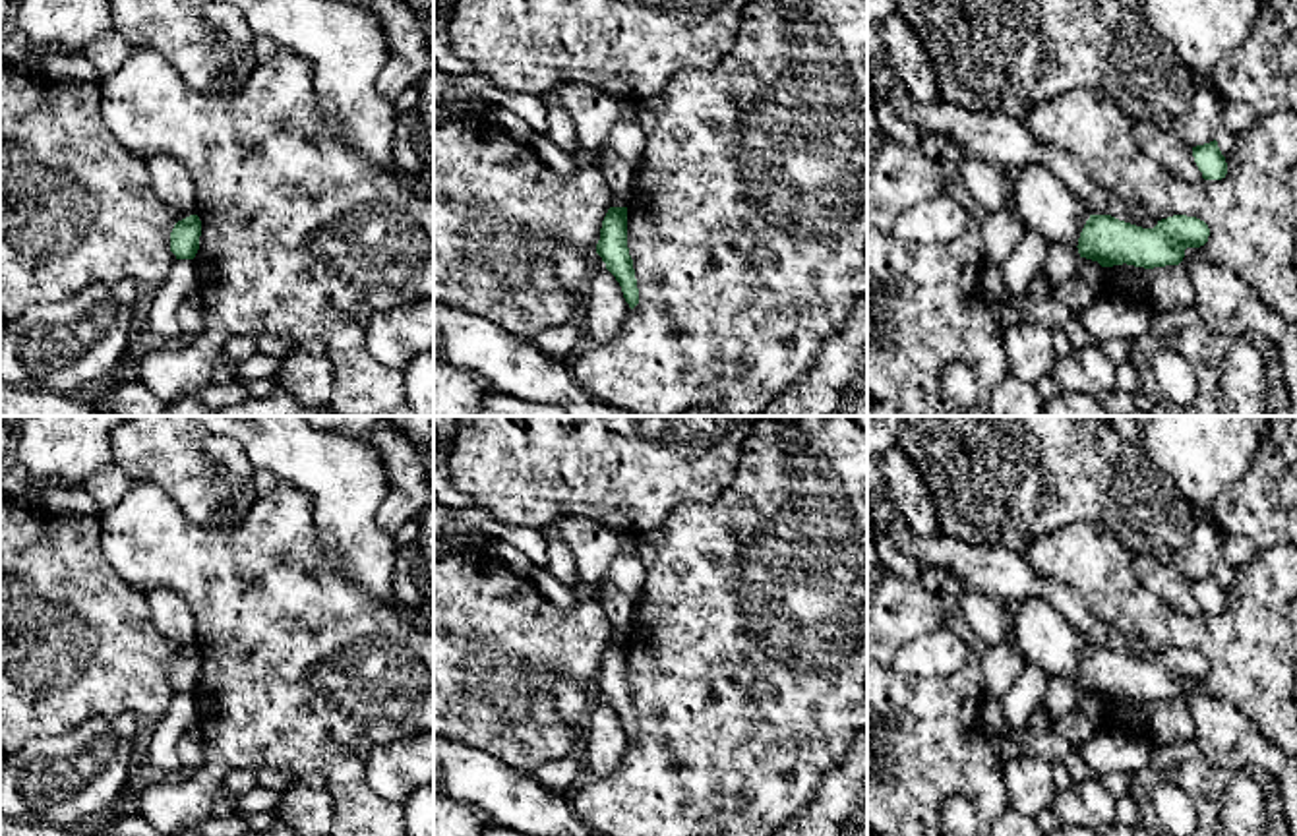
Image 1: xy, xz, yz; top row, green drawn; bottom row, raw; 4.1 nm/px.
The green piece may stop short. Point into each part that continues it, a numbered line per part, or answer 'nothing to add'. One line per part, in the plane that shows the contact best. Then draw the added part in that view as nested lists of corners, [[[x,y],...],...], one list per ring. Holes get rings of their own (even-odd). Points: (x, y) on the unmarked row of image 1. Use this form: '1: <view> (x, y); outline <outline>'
nothing to add

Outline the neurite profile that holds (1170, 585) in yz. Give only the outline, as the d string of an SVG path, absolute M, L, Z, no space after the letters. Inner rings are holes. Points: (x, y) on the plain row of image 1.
M1138 553L1132 557L1132 567L1140 584L1158 594L1175 612L1196 617L1202 612L1192 581L1183 577L1169 565L1156 561L1152 555Z

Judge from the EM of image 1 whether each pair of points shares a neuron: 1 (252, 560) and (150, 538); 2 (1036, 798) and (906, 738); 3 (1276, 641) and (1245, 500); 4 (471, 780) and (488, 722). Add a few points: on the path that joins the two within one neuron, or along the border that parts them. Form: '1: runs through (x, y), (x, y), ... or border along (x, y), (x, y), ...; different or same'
1: runs through (227, 560), (192, 560), (175, 552); same
2: border along (1001, 763), (1007, 806); different
3: border along (1276, 544), (1259, 548); different
4: border along (453, 738), (494, 753), (519, 773); different

